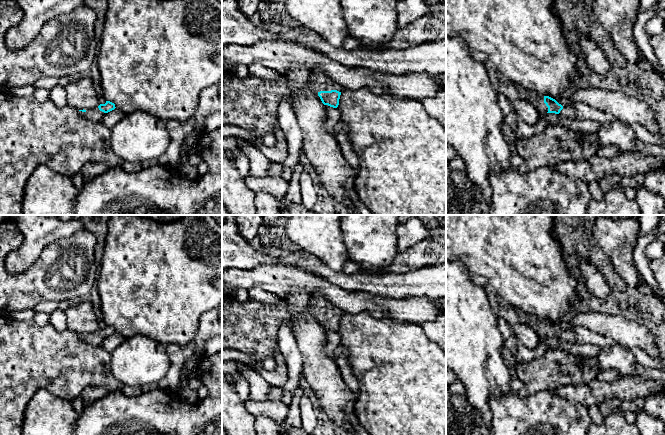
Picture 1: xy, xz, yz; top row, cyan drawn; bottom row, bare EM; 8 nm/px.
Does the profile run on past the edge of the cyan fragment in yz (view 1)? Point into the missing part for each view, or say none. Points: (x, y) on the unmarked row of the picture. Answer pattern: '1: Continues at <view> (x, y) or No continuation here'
1: Continues at yz (513, 315)

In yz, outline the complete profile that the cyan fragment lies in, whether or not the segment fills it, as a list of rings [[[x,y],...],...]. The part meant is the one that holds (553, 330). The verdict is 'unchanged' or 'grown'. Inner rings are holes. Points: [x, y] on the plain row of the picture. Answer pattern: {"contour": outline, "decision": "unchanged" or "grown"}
{"contour": [[[490,285],[484,287],[486,295],[493,312],[499,317],[505,319],[510,325],[526,324],[532,327],[540,338],[555,337],[569,343],[577,343],[577,336],[573,330],[562,330],[555,323],[542,321],[536,315],[528,314],[521,309],[506,303],[500,299],[495,289]]], "decision": "grown"}

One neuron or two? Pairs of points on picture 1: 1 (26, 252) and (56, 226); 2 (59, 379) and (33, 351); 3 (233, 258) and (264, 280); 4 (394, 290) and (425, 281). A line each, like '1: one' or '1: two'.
1: one
2: one
3: two
4: one

